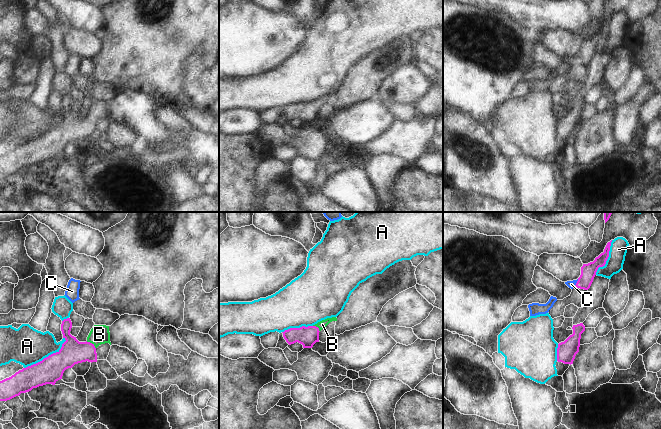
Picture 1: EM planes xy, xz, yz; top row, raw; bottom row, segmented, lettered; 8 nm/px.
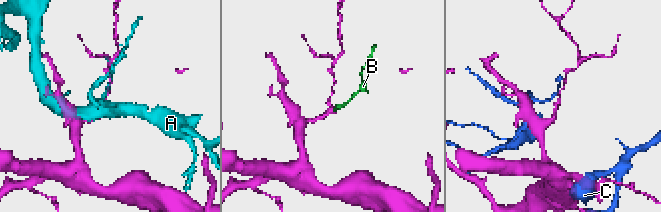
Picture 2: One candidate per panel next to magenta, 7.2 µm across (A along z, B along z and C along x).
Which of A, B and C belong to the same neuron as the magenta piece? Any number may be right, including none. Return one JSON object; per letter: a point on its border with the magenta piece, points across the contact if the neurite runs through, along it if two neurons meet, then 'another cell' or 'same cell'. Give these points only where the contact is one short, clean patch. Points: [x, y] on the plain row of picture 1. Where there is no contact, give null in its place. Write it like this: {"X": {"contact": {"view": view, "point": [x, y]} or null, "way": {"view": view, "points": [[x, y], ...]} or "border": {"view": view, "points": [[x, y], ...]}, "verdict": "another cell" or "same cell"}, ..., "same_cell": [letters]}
{"A": {"contact": {"view": "xy", "point": [48, 132]}, "verdict": "another cell"}, "B": {"contact": {"view": "xy", "point": [91, 119]}, "way": {"view": "xy", "points": [[72, 128], [81, 128], [91, 119], [99, 110]]}, "verdict": "same cell"}, "C": {"contact": {"view": "yz", "point": [576, 59]}, "verdict": "another cell"}, "same_cell": ["B"]}

